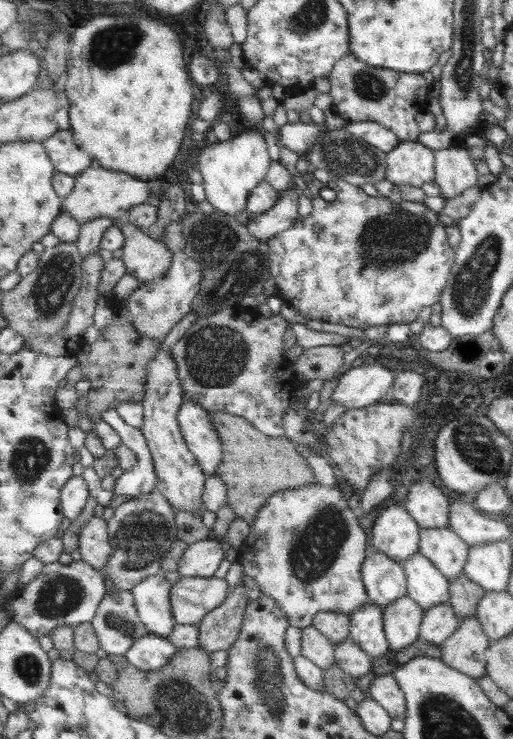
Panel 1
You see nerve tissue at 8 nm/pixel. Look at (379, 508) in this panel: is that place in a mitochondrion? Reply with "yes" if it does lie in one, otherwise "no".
no

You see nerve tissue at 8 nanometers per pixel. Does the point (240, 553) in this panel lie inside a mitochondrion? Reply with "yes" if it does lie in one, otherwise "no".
no

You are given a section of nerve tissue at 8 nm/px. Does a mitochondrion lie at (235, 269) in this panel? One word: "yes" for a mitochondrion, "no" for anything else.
yes

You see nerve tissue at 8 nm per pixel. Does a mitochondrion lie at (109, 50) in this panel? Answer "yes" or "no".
yes

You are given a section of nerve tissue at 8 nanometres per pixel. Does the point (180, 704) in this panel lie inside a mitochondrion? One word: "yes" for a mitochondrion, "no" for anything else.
yes

